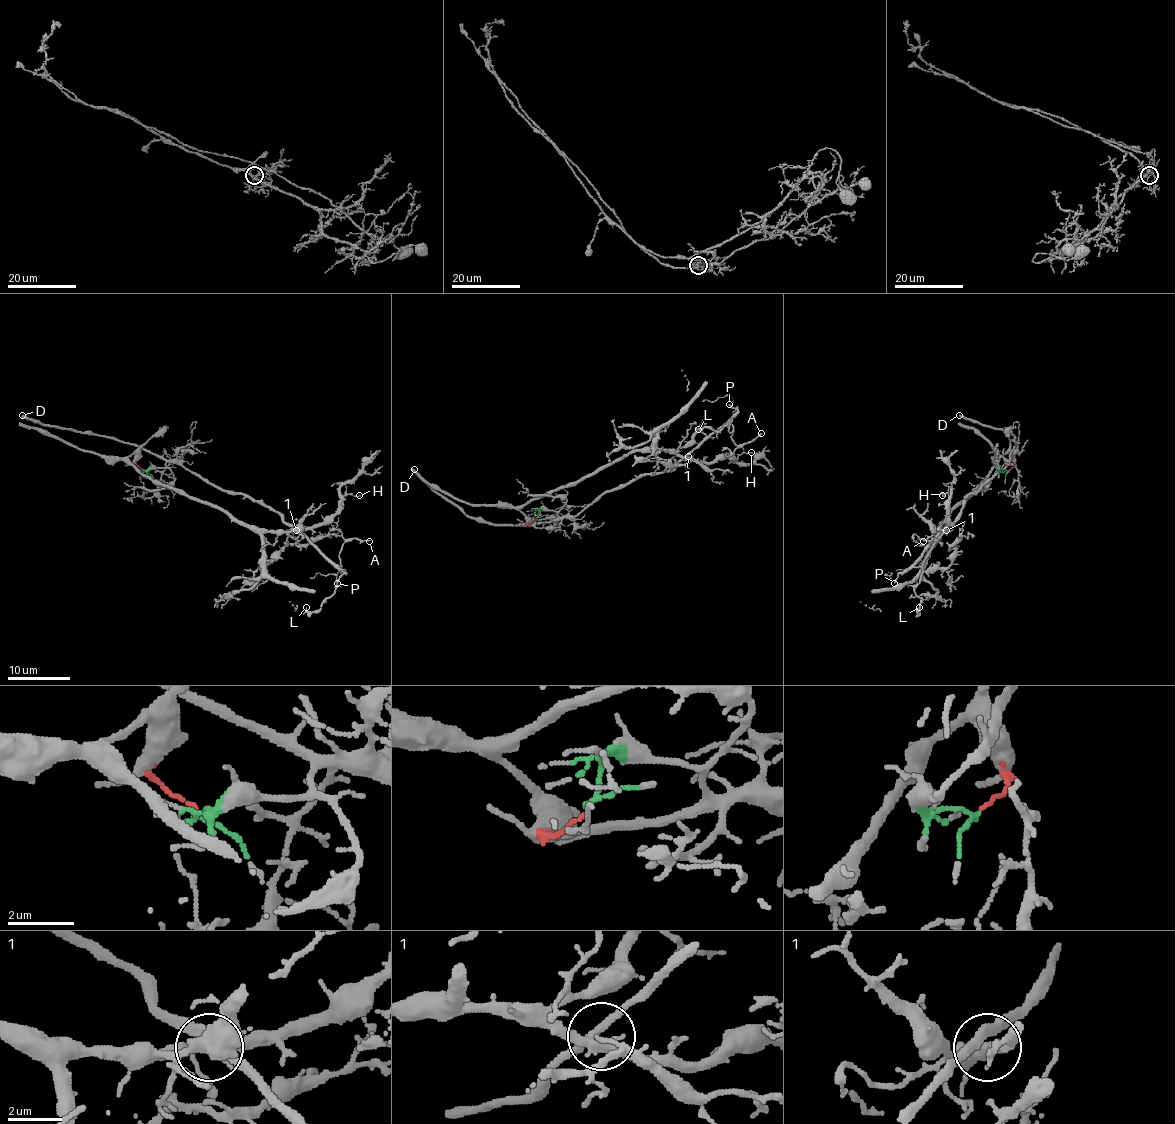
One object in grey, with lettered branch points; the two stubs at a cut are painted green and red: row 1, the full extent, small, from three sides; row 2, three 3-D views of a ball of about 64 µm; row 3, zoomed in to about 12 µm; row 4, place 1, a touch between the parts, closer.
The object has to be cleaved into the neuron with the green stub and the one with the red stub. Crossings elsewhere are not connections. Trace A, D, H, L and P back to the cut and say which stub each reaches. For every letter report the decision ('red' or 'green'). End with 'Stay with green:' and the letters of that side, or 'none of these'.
A: green
D: green
H: red
L: green
P: green
Stay with green: A, D, L, P

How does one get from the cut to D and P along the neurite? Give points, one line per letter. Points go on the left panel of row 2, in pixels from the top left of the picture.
D: (144, 471), (161, 468), (166, 461), (136, 446), (49, 427), (22, 414)
P: (144, 471), (161, 468), (169, 461), (180, 461), (214, 486), (269, 505), (344, 572), (336, 583)

